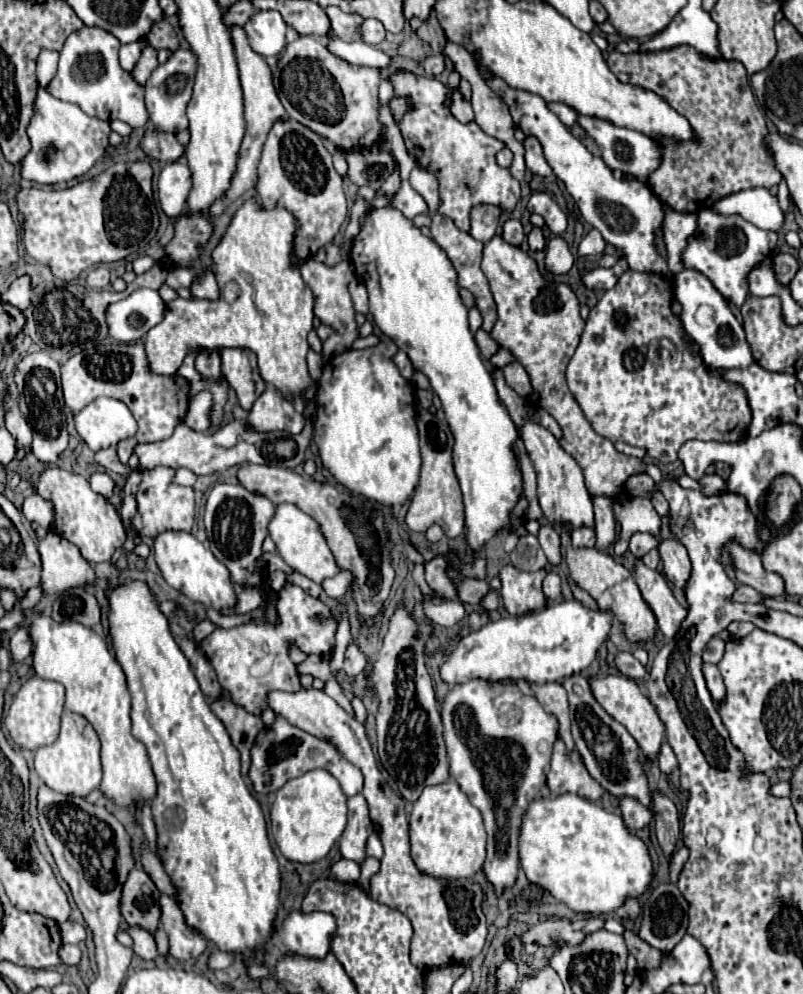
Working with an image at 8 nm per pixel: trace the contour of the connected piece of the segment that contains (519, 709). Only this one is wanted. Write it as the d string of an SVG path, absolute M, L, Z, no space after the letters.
M471 680L467 684L453 686L443 702L441 710L443 718L443 738L447 744L449 756L449 770L461 790L467 794L473 806L477 806L483 814L485 828L487 828L487 860L485 860L485 874L487 880L503 892L505 888L513 886L517 880L519 870L519 856L517 856L517 838L521 828L521 814L525 814L525 806L537 798L541 786L545 784L545 776L549 772L549 760L553 742L557 740L559 722L553 714L545 712L543 706L533 696L521 694L521 690L511 682L483 682Z

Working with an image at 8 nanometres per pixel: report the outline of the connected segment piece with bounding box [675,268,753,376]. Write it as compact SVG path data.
M685 268L683 272L675 274L675 300L681 304L681 320L685 324L685 330L701 346L703 364L713 376L721 376L721 370L749 368L753 364L743 326L733 316L725 298L701 272Z

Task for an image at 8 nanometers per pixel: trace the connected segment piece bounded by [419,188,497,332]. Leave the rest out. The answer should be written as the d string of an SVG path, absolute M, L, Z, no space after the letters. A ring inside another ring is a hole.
M435 188L435 190L419 190L419 194L425 198L425 202L427 202L427 206L429 206L431 220L433 220L433 222L431 222L431 238L447 252L449 260L453 262L453 266L455 266L455 270L457 270L457 274L459 274L459 286L461 286L461 288L467 288L467 290L475 296L477 308L479 308L481 316L483 316L483 326L481 326L481 328L483 328L485 332L491 332L491 328L493 328L493 324L495 324L495 320L497 320L497 310L495 310L495 302L493 302L493 296L491 296L491 290L489 290L489 282L487 282L483 270L479 268L479 264L481 264L481 254L483 254L483 242L477 242L473 236L469 236L467 232L459 230L459 228L453 224L451 218L445 218L445 216L441 216L441 214L437 212L437 208L439 208L439 190L437 190L437 188Z

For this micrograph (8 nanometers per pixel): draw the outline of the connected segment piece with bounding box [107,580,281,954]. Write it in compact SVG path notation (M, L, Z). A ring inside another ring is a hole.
M143 580L115 586L109 600L109 634L131 694L133 736L145 744L157 778L157 796L151 802L157 826L157 846L167 874L177 888L177 904L191 928L205 934L219 950L247 954L267 942L279 908L281 874L271 850L265 818L239 772L239 754L223 722L211 712L195 672L177 646L167 616L159 610L153 590Z

